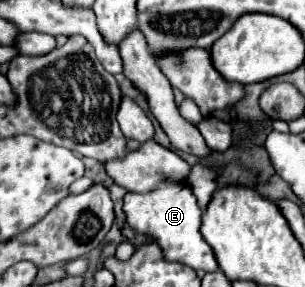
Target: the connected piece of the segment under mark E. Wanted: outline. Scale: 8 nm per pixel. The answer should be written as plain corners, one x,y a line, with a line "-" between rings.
168,181
156,185
156,189
146,193
126,193
124,195
124,213
128,225
142,235
152,237
156,243
160,243
160,249
164,251
164,257
170,261
184,263
192,269
202,271
218,271
218,263
214,259
212,247
202,239
200,235
200,217
202,209
198,205
196,195
188,187
188,181

